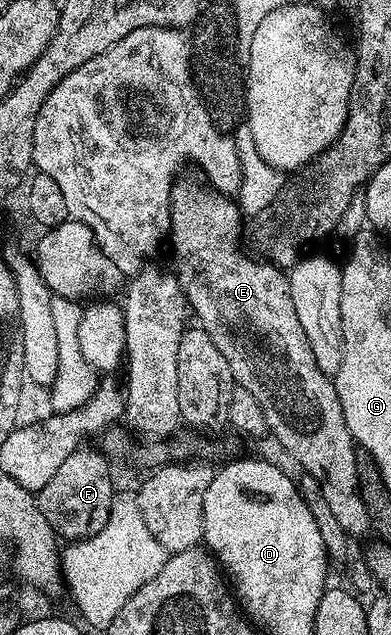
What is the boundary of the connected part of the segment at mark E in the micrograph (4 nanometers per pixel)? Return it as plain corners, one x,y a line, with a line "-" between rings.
177,180
173,183
171,200
169,201
169,233
167,235
167,242
168,245
173,245
173,266
177,269
175,279
181,286
181,292
185,296
186,303
191,307
192,313
193,310
197,313
197,318
201,321
198,322
200,329
205,330
207,336
211,336
211,340
215,340
215,348
219,348
219,352
223,352
223,360
227,360
227,364
231,368
234,383
243,387
247,392
251,392
251,396
255,396
255,401
259,404
259,408
263,408
263,417
267,420
267,428
271,438
274,438
302,466
300,469
304,473
315,476
315,480
319,480
319,488
323,492
323,500
327,500
328,506
331,507
331,513
335,515
335,520
339,520
339,528
343,528
346,534
350,536
370,533
371,515
368,508
365,507
365,501
361,495
361,475
359,473
359,465
357,466
359,450
354,443
353,437
347,432
334,379
330,375
323,373
315,364
315,356
311,356
311,344
307,344
307,336
303,332
303,324
299,324
299,316
295,316
295,304
291,304
291,292
289,291
289,280
286,271
282,267
273,265
268,260
258,260
256,257
253,257
254,259
248,258
241,251
241,238
243,242
241,219
243,219
243,213
241,207
237,205
232,197
223,195
212,188
200,190
193,182
181,181

